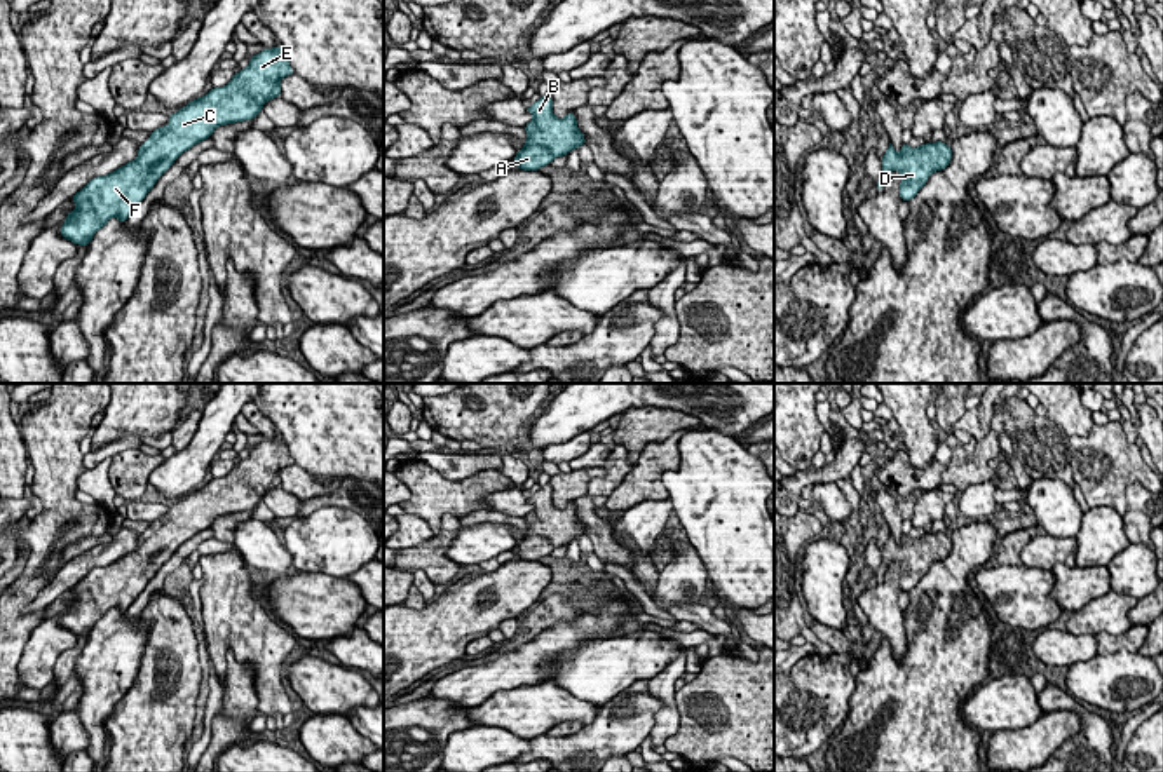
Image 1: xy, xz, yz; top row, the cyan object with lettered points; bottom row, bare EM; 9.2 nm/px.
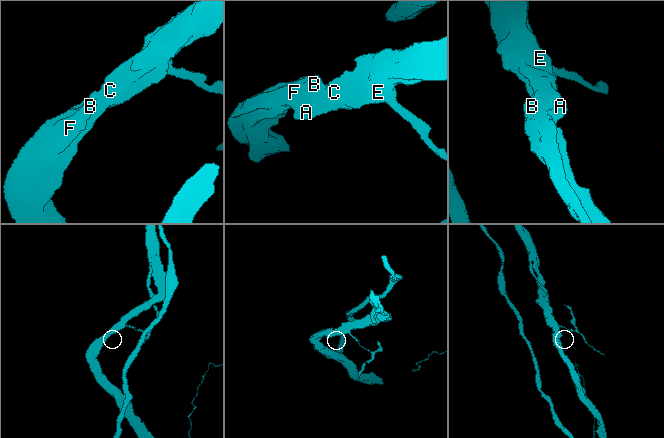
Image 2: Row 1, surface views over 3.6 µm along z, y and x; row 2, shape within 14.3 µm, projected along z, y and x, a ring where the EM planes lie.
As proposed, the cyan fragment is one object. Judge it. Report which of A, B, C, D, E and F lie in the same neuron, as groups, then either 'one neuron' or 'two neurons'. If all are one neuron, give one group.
A B C D E F; one neuron

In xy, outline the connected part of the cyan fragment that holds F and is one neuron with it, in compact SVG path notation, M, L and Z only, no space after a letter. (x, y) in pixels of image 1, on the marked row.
M282 47L263 49L249 59L249 66L234 73L232 80L223 87L213 87L206 96L192 99L185 108L169 115L169 124L153 129L150 138L139 145L138 157L106 176L92 178L71 200L75 211L66 214L59 235L77 246L89 246L94 234L101 230L110 218L120 223L131 216L146 193L155 186L157 179L174 164L174 160L194 145L211 138L218 125L253 120L263 105L281 96L279 82L293 75L288 56Z

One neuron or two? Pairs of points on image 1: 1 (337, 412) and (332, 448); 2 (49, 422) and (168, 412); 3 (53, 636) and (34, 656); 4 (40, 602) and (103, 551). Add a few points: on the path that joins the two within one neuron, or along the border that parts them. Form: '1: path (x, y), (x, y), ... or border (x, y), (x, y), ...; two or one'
1: path (332, 420), (332, 440); one
2: border (110, 401), (103, 412); two
3: path (47, 642), (39, 650); one
4: path (56, 588), (88, 560); one

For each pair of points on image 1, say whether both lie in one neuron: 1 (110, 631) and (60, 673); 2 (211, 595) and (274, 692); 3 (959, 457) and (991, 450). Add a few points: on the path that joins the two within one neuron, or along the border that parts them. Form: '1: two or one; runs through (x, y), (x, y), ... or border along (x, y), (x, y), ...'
1: two; border along (88, 638), (75, 663), (77, 683)
2: one; runs through (236, 619), (267, 650), (267, 668)
3: one; runs through (966, 460), (977, 460), (984, 453)

